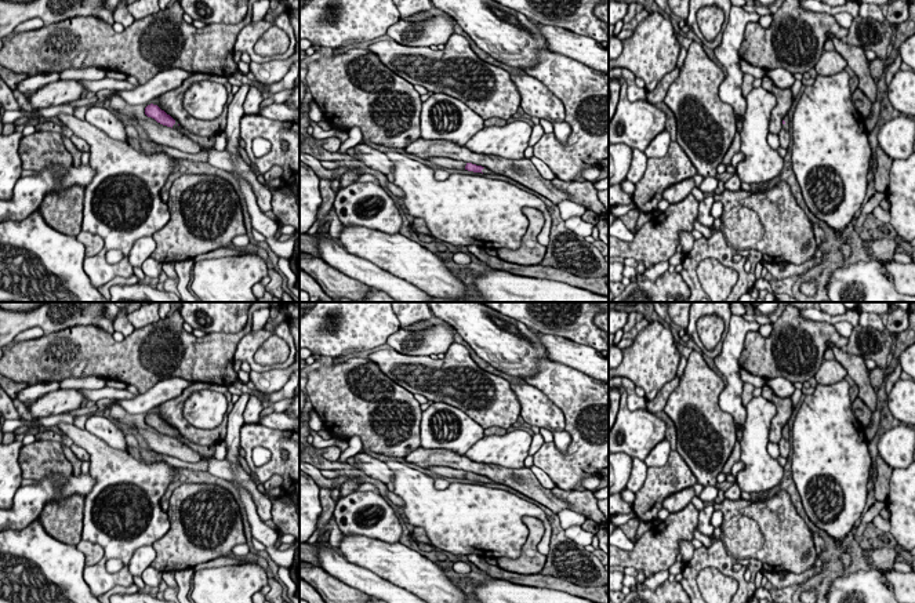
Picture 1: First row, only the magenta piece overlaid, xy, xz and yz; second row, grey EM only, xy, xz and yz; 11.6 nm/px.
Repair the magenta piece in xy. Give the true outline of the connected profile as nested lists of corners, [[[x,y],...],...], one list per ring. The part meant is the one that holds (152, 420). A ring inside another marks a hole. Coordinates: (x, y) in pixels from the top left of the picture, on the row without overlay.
[[[148,414],[145,417],[145,424],[148,426],[155,428],[157,432],[175,437],[179,442],[182,442],[184,444],[189,446],[192,450],[195,450],[196,453],[201,454],[203,457],[211,457],[215,453],[215,446],[200,446],[196,443],[189,442],[188,439],[184,439],[178,435],[178,431],[174,429],[170,424],[167,424],[164,419],[161,419],[157,414]]]

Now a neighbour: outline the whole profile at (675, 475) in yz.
[[[672,450],[664,466],[649,468],[643,487],[635,493],[633,513],[639,522],[654,522],[669,495],[693,487],[697,479],[678,450]]]

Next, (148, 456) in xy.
[[[139,448],[139,453],[145,462],[155,464],[155,462],[164,461],[168,465],[177,466],[177,468],[185,468],[190,471],[207,471],[207,461],[190,464],[190,462],[184,462],[175,457],[170,457],[170,455],[160,454],[153,450],[145,450],[145,448]]]

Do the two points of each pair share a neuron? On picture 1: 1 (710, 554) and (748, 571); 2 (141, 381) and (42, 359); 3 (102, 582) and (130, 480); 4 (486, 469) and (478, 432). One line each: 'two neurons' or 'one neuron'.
1: one neuron
2: one neuron
3: one neuron
4: two neurons

